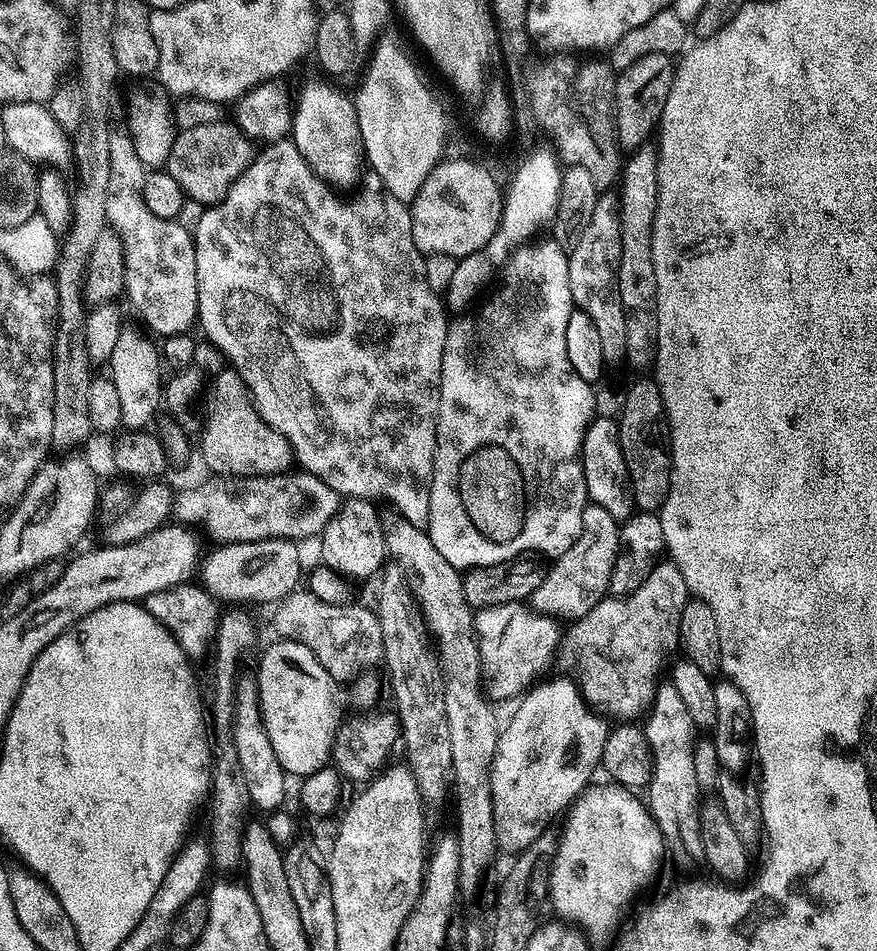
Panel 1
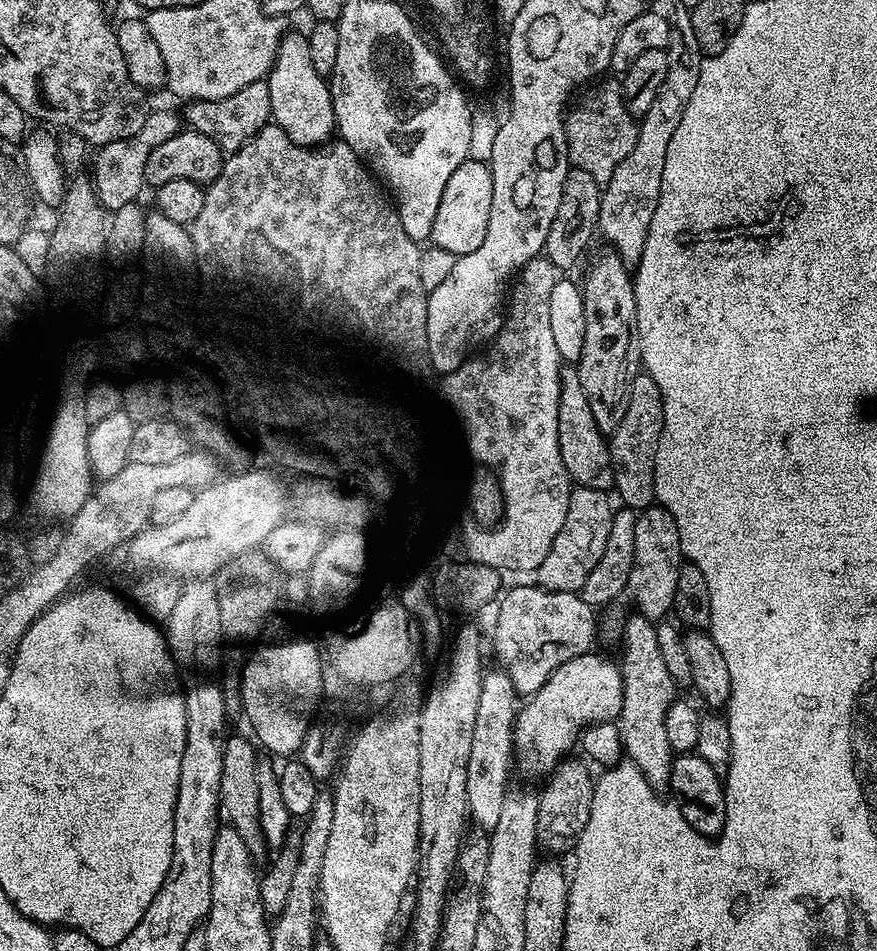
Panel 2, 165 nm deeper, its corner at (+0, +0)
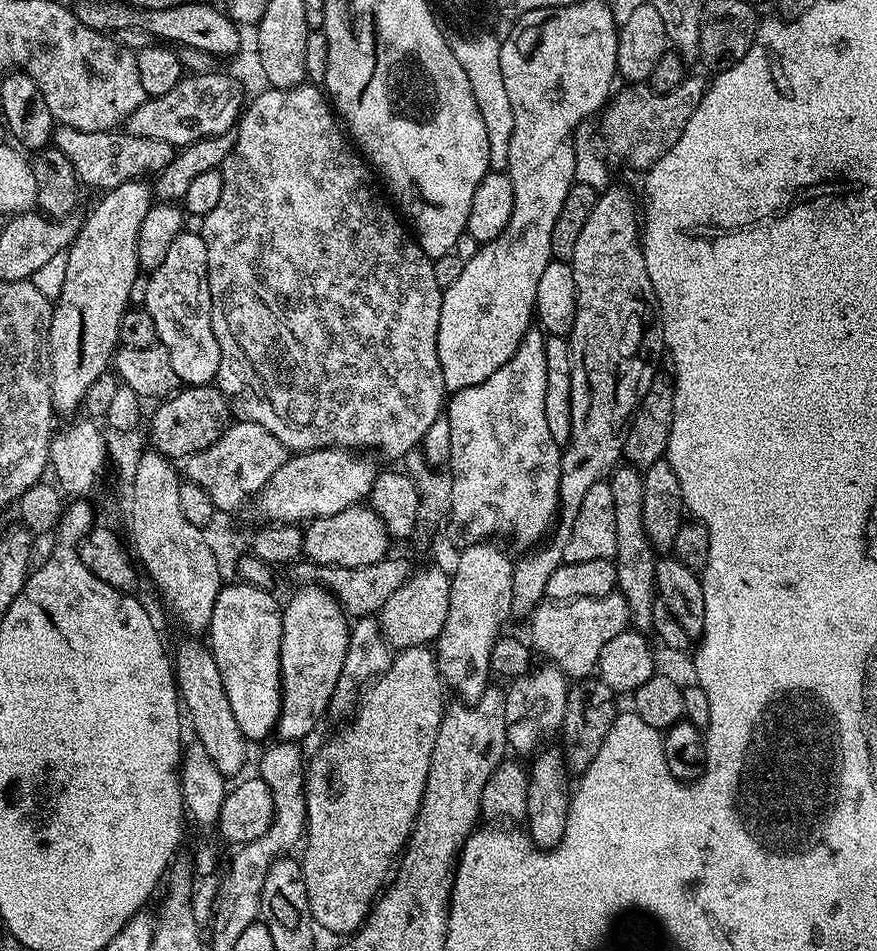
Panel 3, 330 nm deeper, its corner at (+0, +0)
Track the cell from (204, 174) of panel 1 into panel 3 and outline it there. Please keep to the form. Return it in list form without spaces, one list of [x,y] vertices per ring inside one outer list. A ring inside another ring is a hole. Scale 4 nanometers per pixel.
[[[65,124],[59,125],[53,131],[51,143],[56,152],[70,158],[70,166],[74,166],[76,179],[81,185],[89,184],[92,188],[100,188],[99,190],[117,188],[131,180],[147,177],[147,172],[161,172],[174,155],[172,144],[162,142],[159,138],[134,138],[123,130],[83,132]]]

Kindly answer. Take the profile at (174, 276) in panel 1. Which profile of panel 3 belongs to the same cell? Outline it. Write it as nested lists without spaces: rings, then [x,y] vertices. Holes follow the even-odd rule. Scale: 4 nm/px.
[[[190,231],[181,232],[170,245],[170,251],[162,266],[151,269],[148,285],[144,288],[142,307],[154,318],[154,330],[158,330],[158,342],[170,354],[170,364],[174,366],[179,383],[184,386],[212,384],[220,365],[220,347],[212,325],[212,295],[208,285],[208,247],[203,238]]]

